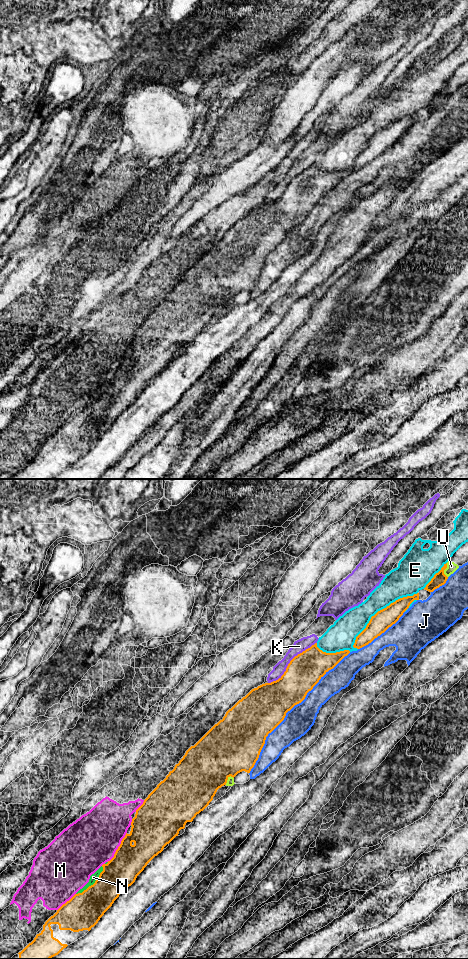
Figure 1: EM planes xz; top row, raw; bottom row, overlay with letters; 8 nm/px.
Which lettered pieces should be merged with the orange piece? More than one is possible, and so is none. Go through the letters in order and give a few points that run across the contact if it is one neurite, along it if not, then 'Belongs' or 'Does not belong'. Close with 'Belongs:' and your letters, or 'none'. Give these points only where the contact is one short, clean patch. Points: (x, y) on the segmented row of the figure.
E: Does not belong
J: Does not belong
K: Does not belong
M: Does not belong
N: Does not belong
U: Does not belong
Belongs: none

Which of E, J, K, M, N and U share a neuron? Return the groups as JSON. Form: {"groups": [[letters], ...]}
{"groups": [["E", "N"], ["J"], ["K"], ["M"], ["U"]]}

